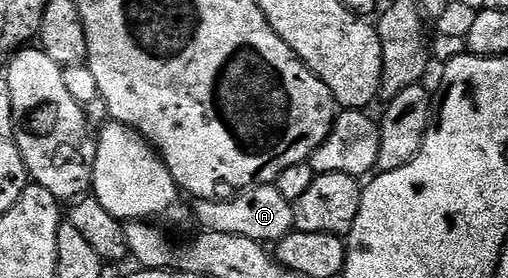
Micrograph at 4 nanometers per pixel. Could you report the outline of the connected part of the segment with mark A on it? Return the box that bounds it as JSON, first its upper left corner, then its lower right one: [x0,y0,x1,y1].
[194,183,294,245]

